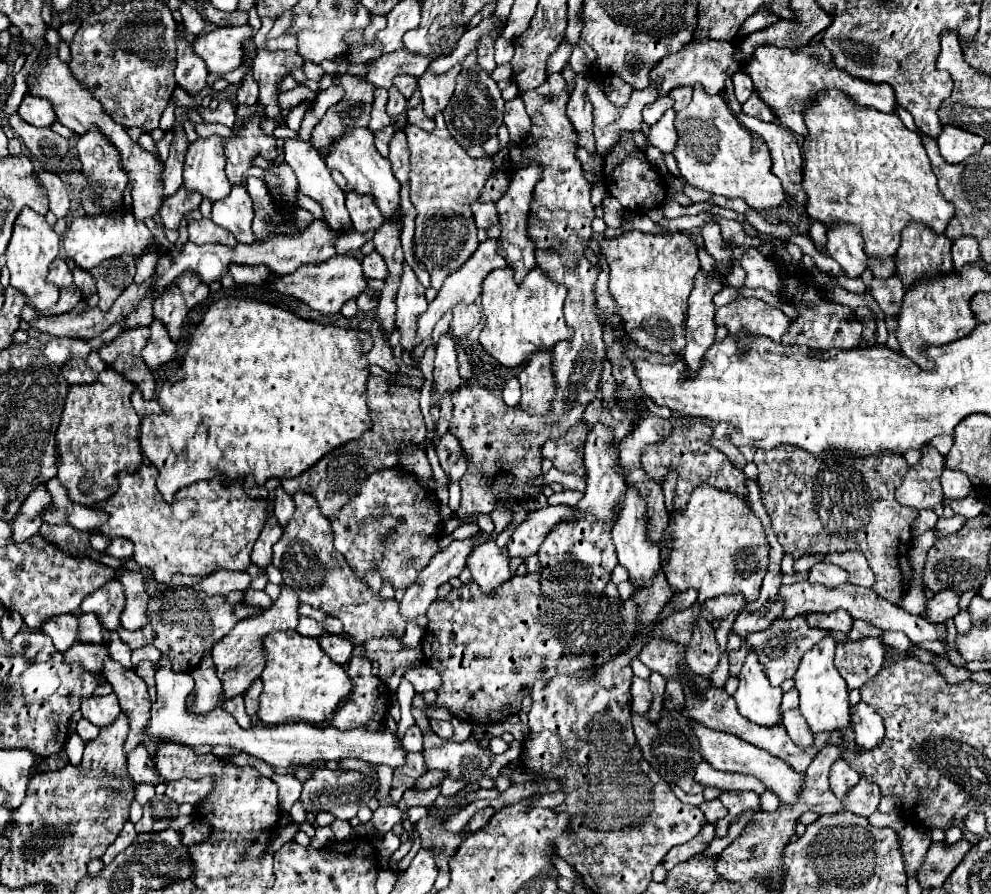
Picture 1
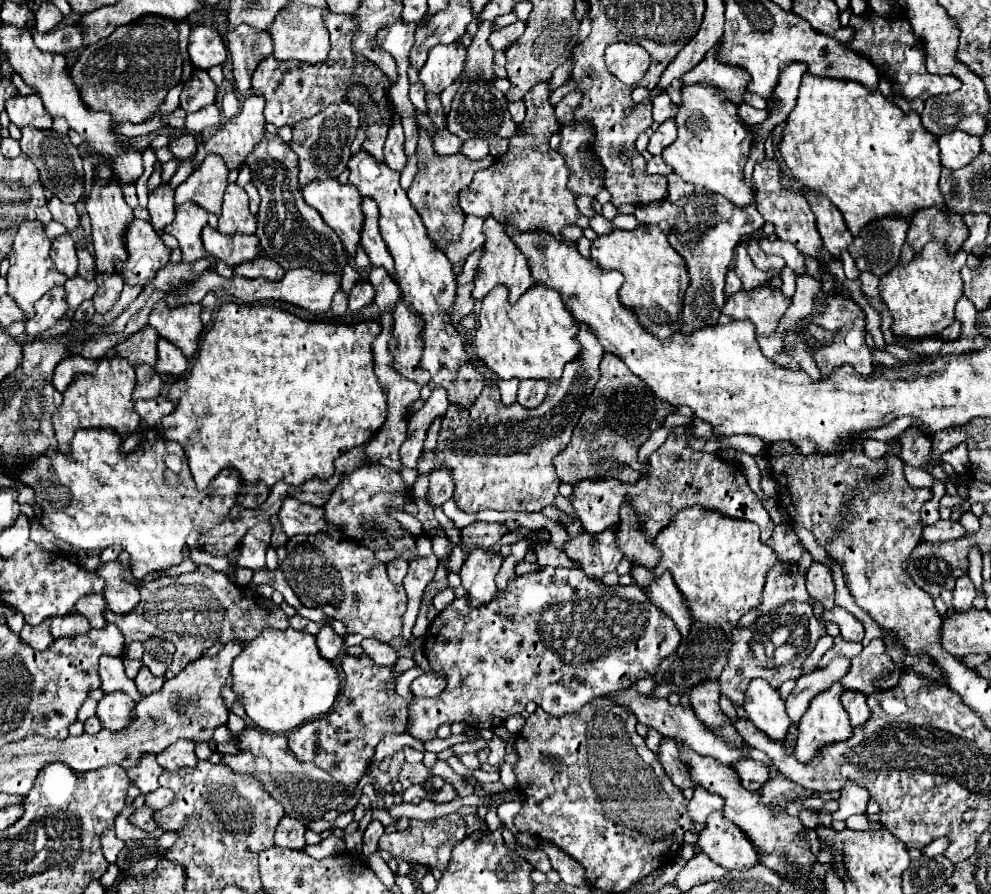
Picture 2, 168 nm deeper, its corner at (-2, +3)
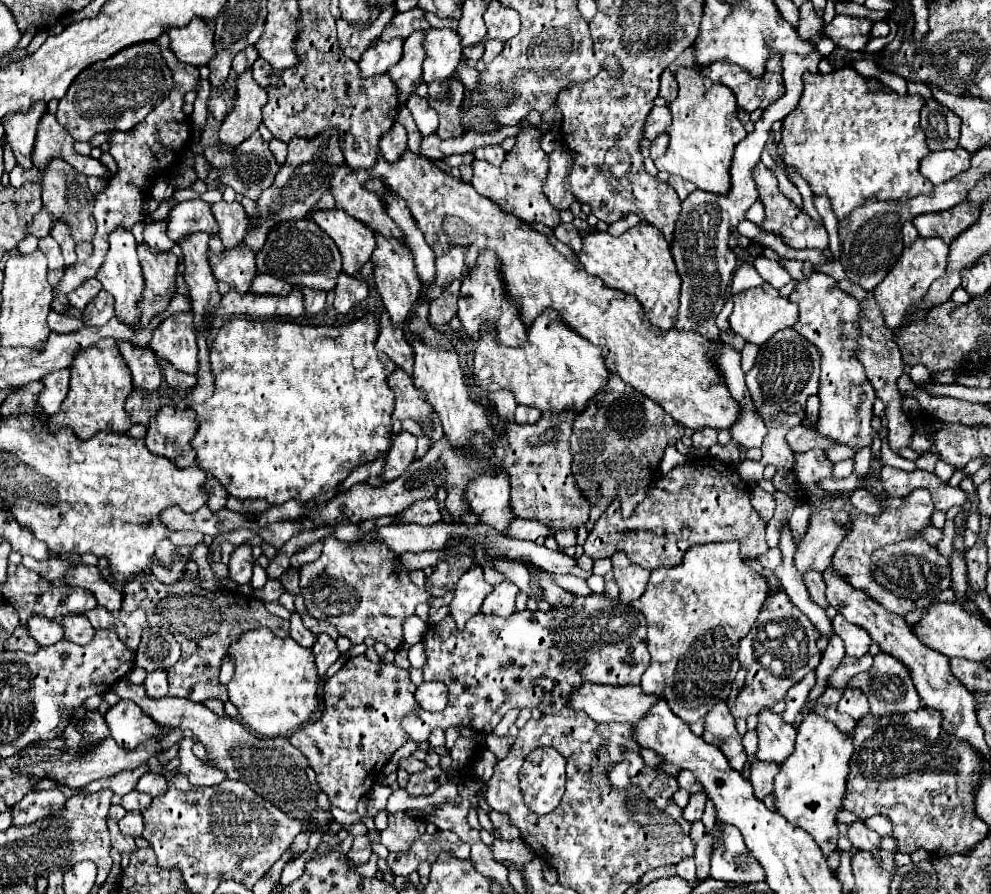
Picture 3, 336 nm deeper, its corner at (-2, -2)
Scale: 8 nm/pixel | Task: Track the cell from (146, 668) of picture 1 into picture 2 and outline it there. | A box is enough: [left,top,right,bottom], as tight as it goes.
[135,666,165,696]

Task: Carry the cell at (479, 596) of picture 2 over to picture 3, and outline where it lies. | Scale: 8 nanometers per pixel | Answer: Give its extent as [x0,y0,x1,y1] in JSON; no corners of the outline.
[449,567,493,629]

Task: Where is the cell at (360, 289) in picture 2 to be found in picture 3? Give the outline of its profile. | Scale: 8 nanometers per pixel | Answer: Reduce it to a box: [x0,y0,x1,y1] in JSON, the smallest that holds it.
[333,273,369,313]

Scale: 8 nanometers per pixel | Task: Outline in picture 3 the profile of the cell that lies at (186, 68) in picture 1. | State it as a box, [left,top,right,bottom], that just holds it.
[208,97,228,122]

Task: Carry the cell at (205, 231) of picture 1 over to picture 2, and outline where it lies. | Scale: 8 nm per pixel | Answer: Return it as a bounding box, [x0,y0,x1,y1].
[201,224,259,266]

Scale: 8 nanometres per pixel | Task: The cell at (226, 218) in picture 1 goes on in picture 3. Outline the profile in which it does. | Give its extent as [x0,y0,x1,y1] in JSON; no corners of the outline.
[211,203,249,249]

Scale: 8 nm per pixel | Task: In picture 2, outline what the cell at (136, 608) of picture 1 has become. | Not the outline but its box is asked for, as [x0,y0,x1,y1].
[97,560,139,614]

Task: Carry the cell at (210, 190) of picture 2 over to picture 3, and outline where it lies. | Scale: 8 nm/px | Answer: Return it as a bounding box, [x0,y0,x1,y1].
[167,199,217,243]

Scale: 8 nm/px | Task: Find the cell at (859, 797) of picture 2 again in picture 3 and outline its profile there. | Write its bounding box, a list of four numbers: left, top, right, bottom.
[849,821,881,861]

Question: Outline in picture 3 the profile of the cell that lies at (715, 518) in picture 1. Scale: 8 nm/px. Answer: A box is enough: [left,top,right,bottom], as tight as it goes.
[633,541,767,725]

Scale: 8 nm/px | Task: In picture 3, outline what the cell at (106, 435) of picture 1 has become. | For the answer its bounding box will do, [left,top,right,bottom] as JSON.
[49,339,133,439]

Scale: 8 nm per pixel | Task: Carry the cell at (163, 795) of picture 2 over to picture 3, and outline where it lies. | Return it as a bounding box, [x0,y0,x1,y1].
[121,791,151,811]

